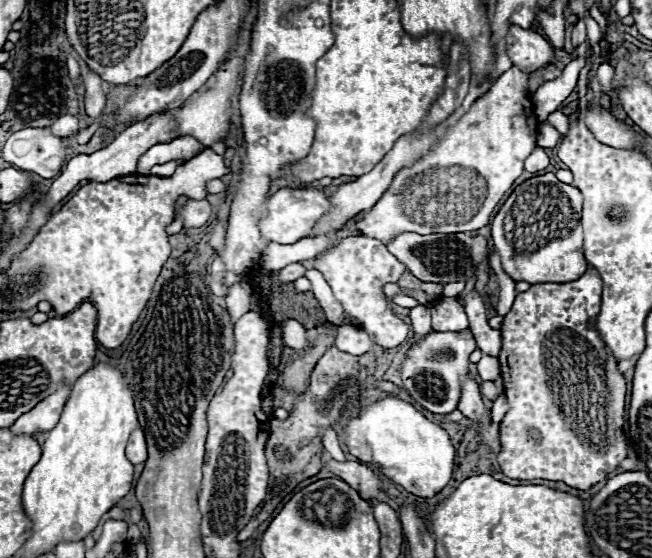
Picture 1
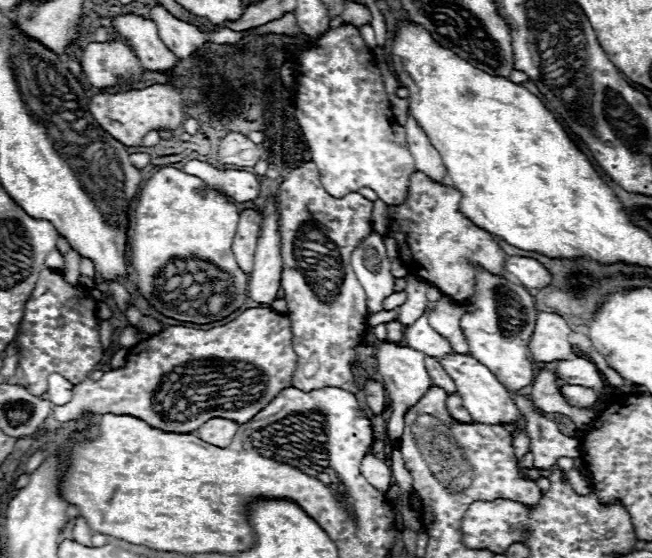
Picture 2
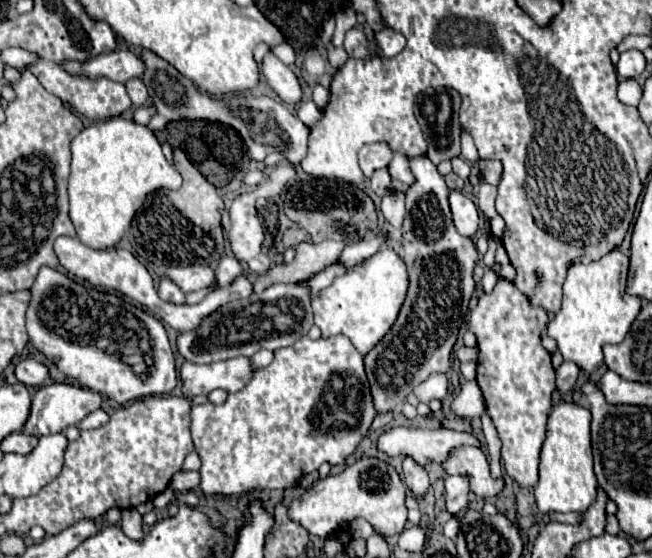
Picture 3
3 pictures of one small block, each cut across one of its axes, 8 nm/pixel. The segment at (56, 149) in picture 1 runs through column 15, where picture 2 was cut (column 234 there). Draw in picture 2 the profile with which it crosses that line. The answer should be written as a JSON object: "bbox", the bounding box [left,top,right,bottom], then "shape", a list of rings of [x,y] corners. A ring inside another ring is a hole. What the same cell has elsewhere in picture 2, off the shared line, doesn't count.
{"bbox":[218,132,262,168],"shape":[[[230,132],[218,148],[218,160],[222,164],[232,164],[236,168],[254,168],[258,160],[262,160],[262,154],[250,142],[248,136]]]}

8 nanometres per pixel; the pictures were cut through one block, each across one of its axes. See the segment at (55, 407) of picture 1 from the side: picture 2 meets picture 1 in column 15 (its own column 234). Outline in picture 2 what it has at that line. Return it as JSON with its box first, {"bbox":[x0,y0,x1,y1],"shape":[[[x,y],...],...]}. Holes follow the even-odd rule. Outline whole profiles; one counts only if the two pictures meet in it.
{"bbox":[196,418,238,448],"shape":[[[212,418],[212,420],[204,422],[196,430],[196,434],[200,436],[200,440],[204,440],[204,442],[208,442],[212,446],[224,448],[224,446],[230,444],[230,440],[234,438],[236,430],[238,430],[238,424],[236,422],[226,420],[226,418]]]}

